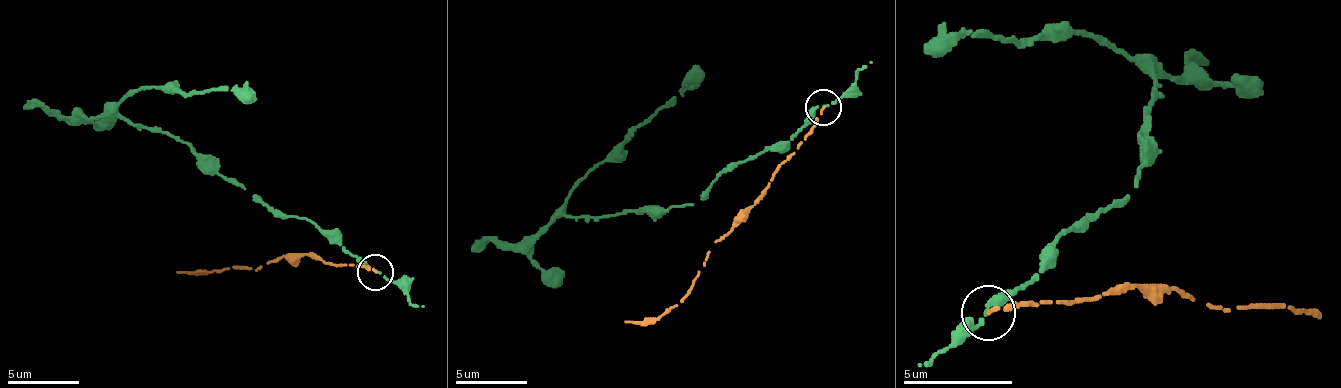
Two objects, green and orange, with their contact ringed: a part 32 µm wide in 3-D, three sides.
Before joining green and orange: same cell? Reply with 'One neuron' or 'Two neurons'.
Two neurons

